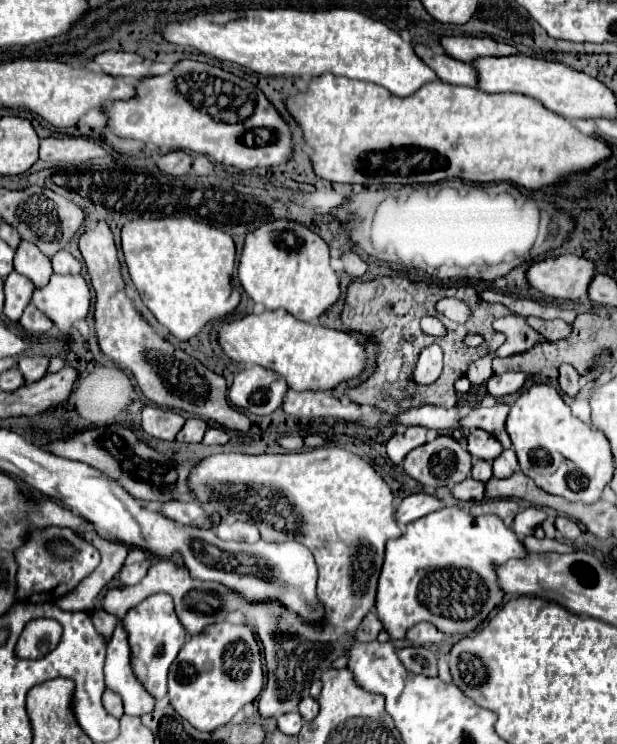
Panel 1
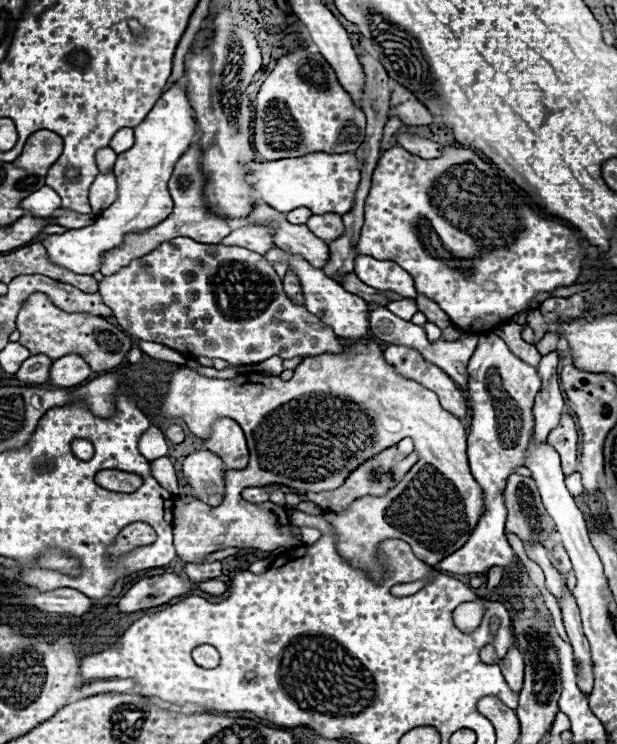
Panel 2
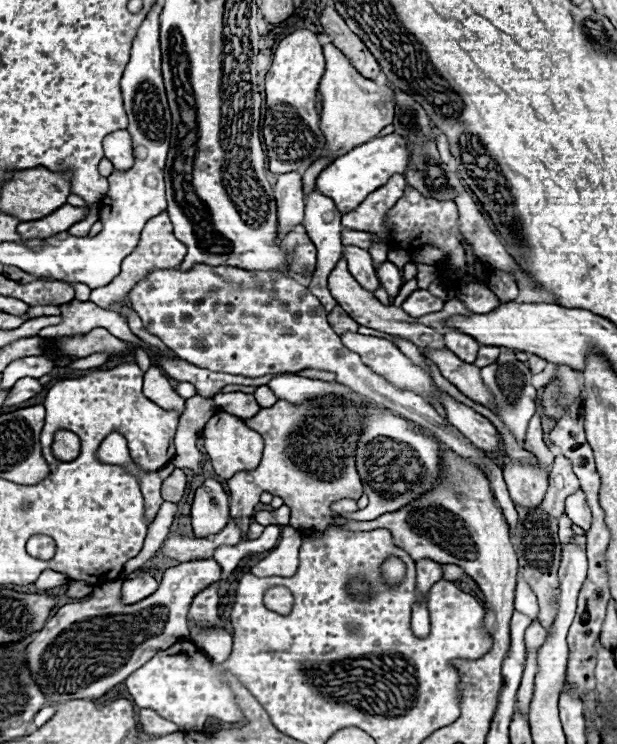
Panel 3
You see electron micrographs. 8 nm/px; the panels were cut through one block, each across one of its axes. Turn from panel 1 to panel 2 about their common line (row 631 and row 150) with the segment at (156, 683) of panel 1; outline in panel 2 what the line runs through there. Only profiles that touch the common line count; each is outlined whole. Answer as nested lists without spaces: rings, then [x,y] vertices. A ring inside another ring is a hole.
[[[172,84],[142,124],[134,126],[134,146],[118,154],[114,174],[118,180],[118,200],[108,206],[94,224],[80,230],[66,230],[64,234],[50,234],[42,240],[50,252],[50,260],[68,268],[76,274],[94,274],[100,270],[100,254],[122,244],[126,232],[138,232],[158,224],[172,212],[172,198],[168,194],[166,182],[180,154],[188,150],[196,136],[196,124],[192,120],[192,108],[180,84]]]

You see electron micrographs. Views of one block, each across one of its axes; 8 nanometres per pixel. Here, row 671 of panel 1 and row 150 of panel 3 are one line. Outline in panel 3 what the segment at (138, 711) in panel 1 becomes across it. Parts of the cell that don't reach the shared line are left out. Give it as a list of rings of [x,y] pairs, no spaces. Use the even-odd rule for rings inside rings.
[[[116,130],[104,138],[106,158],[114,164],[116,170],[124,170],[132,166],[132,140],[126,130]]]

